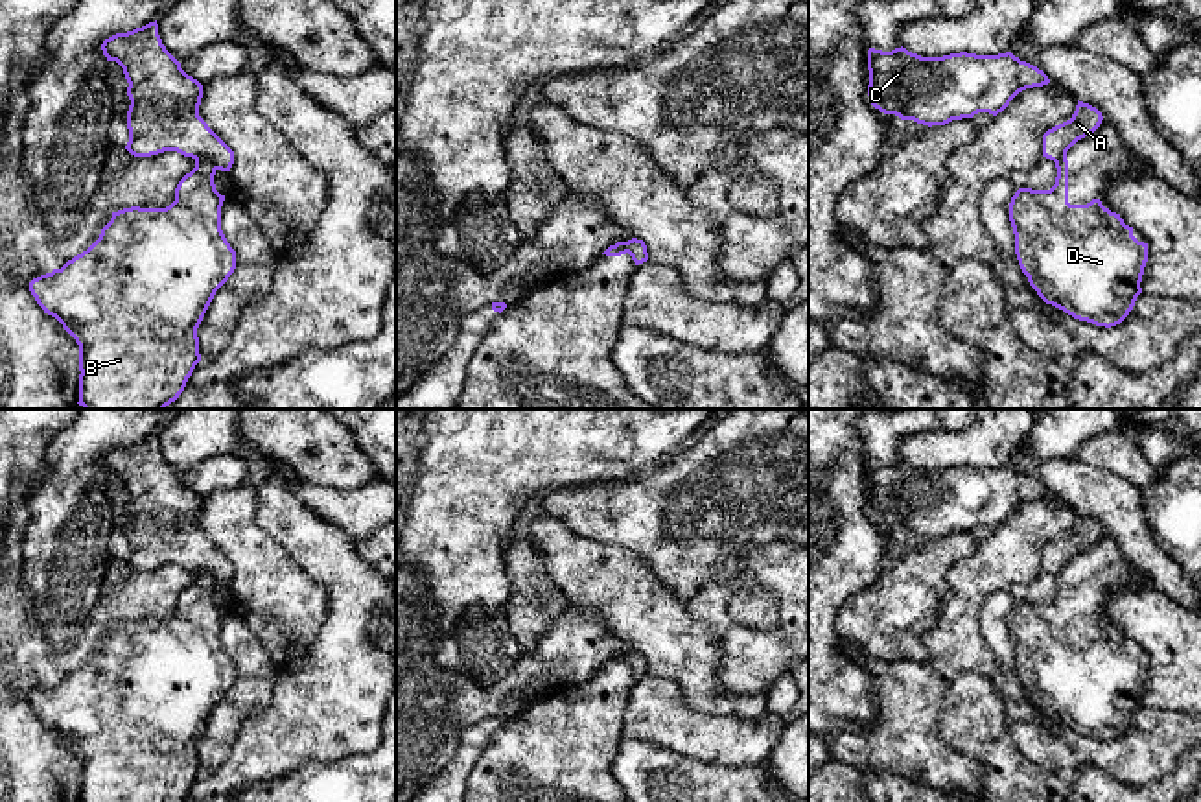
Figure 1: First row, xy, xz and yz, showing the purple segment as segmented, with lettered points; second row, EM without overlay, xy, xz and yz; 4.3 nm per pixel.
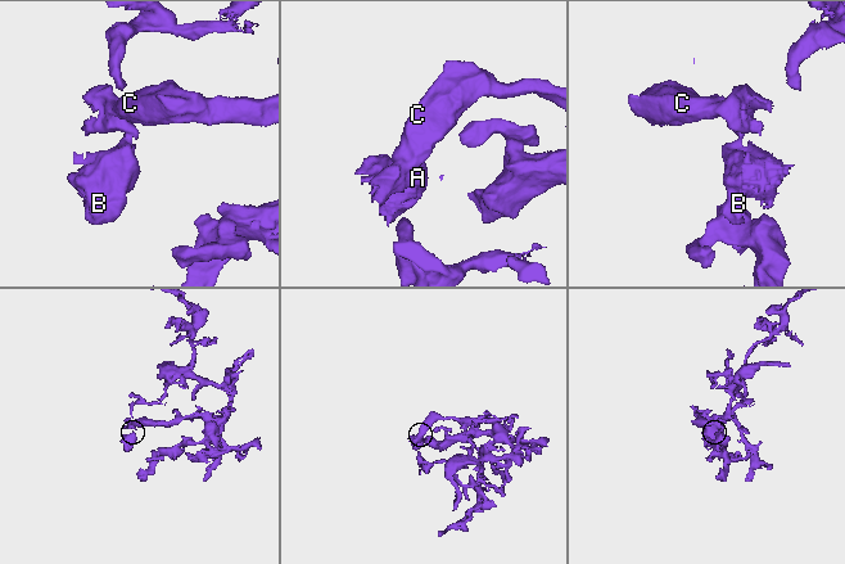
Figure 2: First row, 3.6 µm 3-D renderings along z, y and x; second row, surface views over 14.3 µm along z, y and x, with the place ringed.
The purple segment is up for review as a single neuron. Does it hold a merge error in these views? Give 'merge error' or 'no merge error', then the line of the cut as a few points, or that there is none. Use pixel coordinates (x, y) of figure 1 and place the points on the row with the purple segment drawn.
merge error; cut in xy along (196, 157), (205, 157), (216, 168)

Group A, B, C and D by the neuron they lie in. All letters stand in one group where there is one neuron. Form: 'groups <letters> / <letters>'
groups A C / B D

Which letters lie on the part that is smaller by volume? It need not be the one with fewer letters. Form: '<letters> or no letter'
B, D

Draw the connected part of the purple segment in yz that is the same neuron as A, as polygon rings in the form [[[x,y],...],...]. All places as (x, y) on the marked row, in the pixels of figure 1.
[[[1078,100],[1072,118],[1043,135],[1043,157],[1054,162],[1061,160],[1078,140],[1094,133],[1102,120],[1103,116],[1096,107]]]

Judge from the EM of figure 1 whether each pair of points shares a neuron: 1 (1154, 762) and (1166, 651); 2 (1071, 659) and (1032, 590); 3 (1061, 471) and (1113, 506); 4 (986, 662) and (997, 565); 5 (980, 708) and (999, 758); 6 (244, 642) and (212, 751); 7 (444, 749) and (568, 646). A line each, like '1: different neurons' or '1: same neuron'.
1: different neurons
2: different neurons
3: same neuron
4: same neuron
5: same neuron
6: same neuron
7: same neuron

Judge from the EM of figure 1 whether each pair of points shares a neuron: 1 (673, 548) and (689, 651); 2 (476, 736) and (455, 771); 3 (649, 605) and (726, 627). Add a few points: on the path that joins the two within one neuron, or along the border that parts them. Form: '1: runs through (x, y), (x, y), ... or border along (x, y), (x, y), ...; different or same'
1: border along (649, 568), (684, 601); different
2: runs through (472, 745), (465, 762); same
3: border along (684, 601), (686, 609), (717, 636), (719, 659); different

